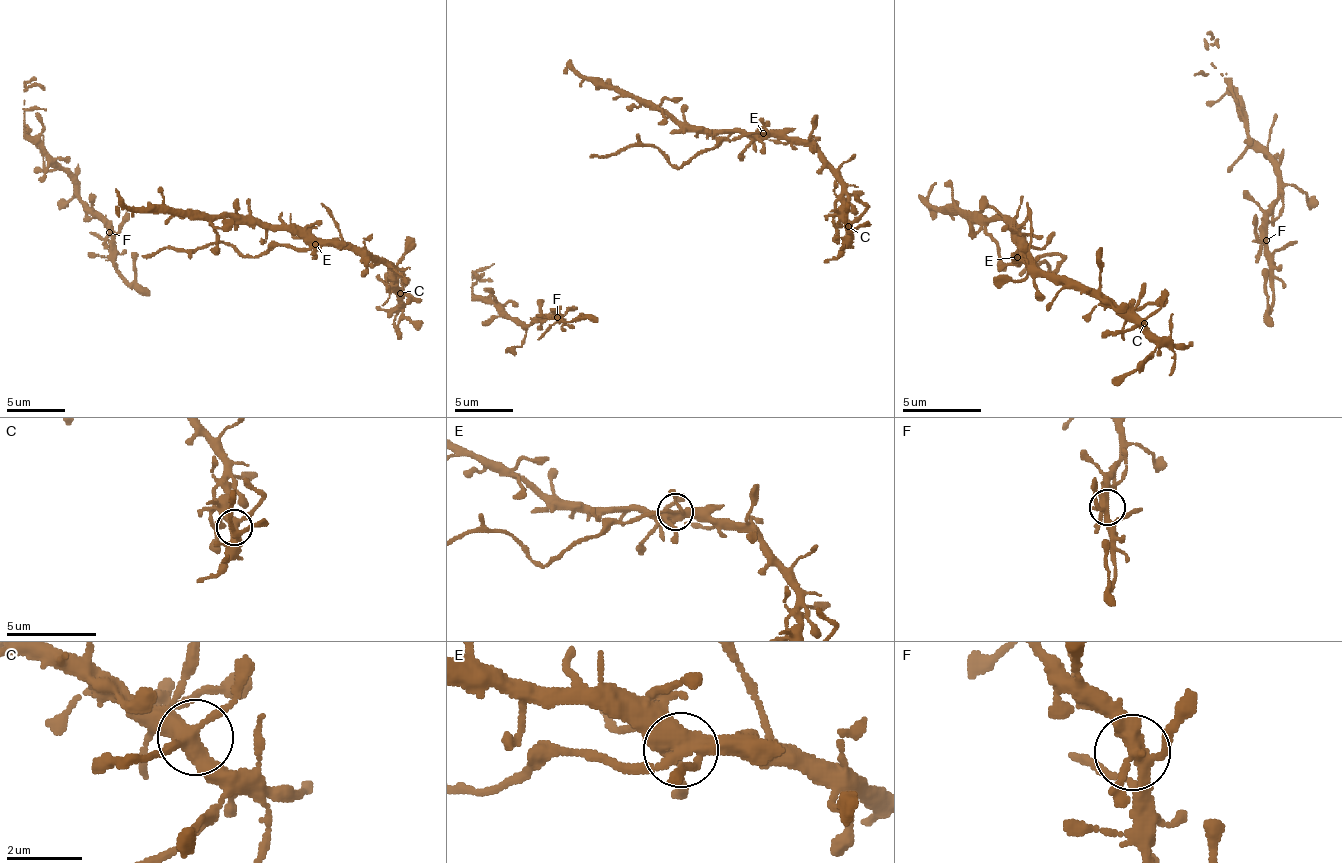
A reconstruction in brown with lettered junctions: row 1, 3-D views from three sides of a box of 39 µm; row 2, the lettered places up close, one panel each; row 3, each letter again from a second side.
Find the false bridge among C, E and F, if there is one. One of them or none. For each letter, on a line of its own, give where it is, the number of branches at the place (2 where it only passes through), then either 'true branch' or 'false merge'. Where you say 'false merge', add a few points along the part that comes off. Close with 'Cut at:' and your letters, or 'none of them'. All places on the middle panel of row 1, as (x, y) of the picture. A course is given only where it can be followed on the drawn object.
C: at (848, 226); 5 branches meet; true branch
E: at (763, 133); 5 branches meet; false merge; foreign part runs (764, 133), (720, 139), (679, 165), (650, 145), (627, 145), (612, 154), (589, 157)
F: at (557, 317); 4 branches meet; true branch
Cut at: E

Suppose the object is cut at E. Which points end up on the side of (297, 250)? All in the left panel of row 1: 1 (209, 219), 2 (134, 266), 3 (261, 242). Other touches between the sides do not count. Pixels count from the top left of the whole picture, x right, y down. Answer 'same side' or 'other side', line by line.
1: other side
2: other side
3: other side

